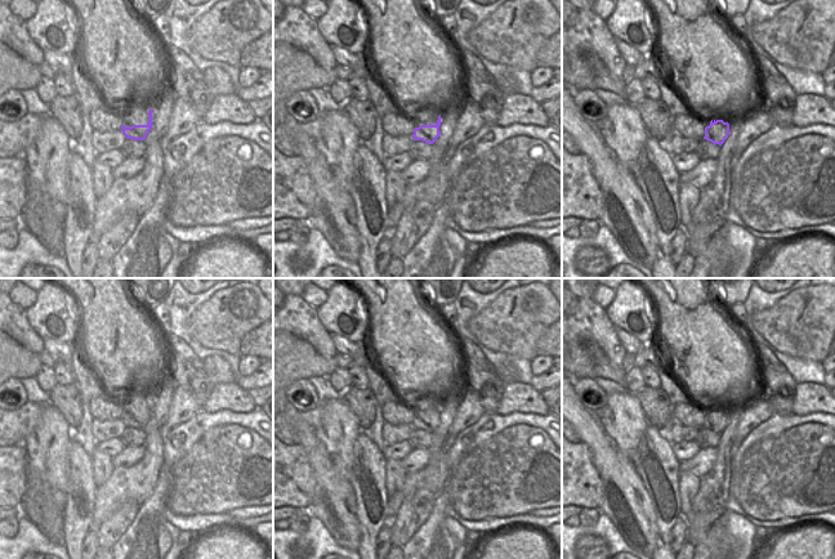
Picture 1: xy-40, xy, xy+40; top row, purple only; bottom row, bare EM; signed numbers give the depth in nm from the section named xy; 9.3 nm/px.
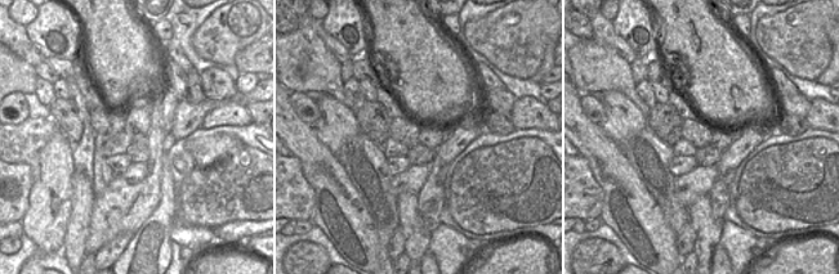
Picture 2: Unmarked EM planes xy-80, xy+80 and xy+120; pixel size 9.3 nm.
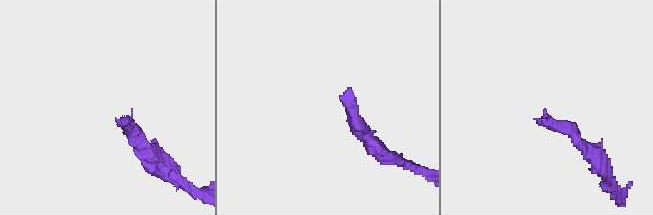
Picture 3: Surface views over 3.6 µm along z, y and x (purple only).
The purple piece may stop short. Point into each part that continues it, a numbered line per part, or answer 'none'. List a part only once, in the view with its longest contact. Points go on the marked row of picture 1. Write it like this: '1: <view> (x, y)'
1: xy-40 (138, 113)

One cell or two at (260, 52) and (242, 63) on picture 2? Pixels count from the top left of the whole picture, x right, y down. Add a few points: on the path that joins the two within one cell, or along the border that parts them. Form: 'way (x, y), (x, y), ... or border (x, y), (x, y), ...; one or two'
way (257, 55), (246, 61); one

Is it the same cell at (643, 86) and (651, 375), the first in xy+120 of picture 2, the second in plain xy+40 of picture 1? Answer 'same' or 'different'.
different

